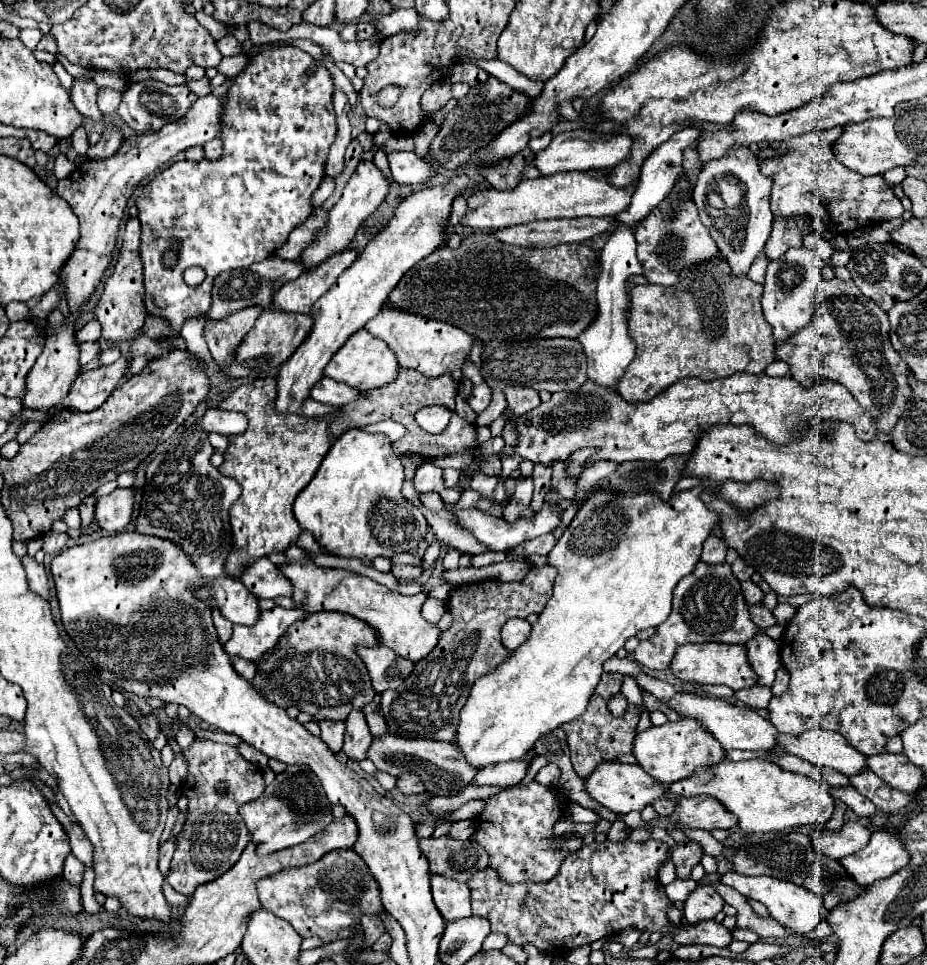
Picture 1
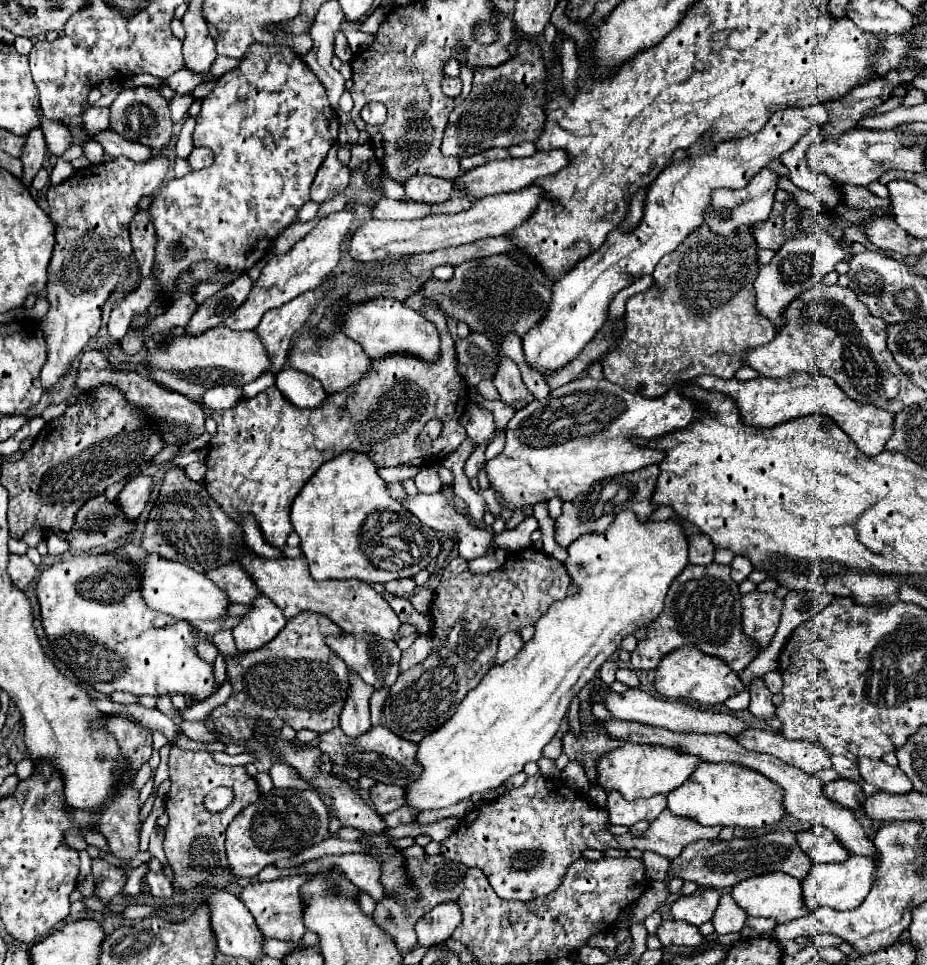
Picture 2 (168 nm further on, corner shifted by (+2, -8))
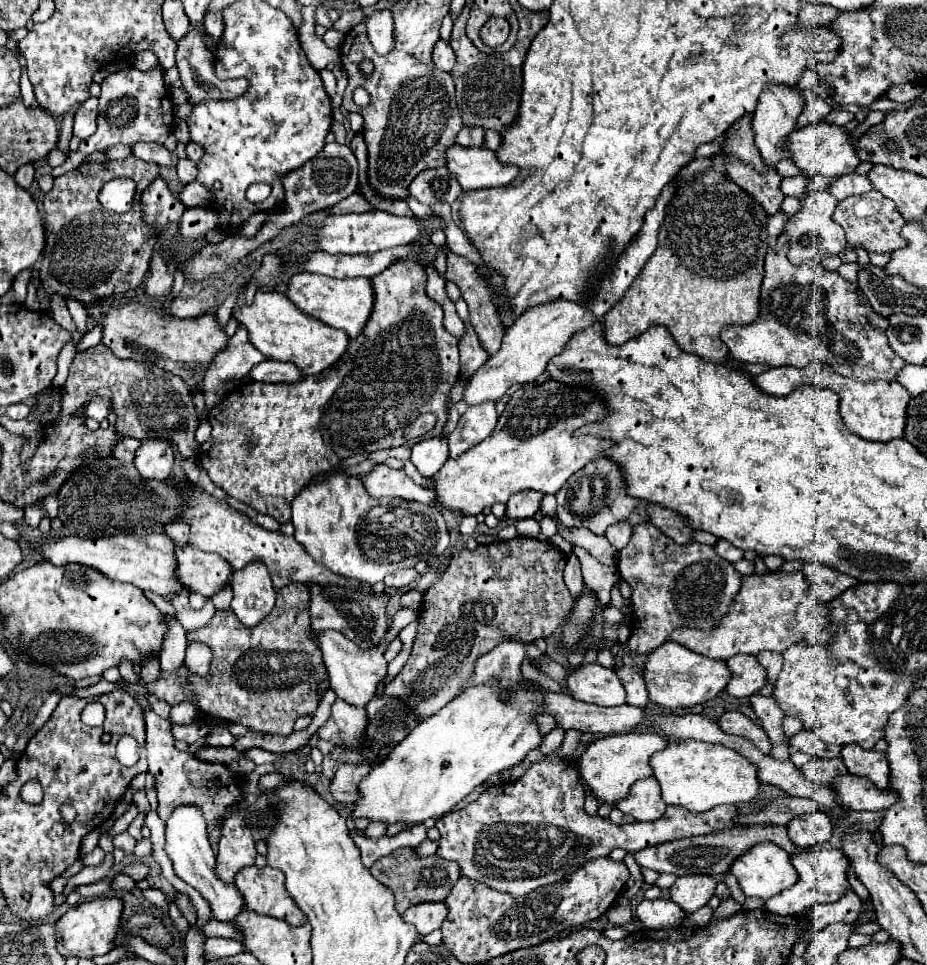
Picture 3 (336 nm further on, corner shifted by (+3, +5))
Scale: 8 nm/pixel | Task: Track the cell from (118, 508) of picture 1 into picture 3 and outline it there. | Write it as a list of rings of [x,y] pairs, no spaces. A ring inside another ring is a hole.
[[[144,440],[138,448],[134,466],[142,480],[166,480],[174,466],[174,452],[166,440]]]

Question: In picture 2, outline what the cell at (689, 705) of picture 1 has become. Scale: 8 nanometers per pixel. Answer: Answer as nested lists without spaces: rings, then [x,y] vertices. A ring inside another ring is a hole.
[[[605,689],[603,693],[603,705],[607,707],[607,711],[611,713],[613,719],[619,721],[641,721],[641,723],[649,723],[655,727],[667,727],[671,731],[695,731],[695,733],[727,733],[731,737],[735,737],[737,733],[741,733],[743,729],[747,729],[743,725],[741,719],[729,715],[729,713],[713,713],[713,711],[701,711],[701,709],[693,709],[681,701],[667,701],[667,699],[655,699],[653,695],[639,691],[639,689],[627,689],[625,693],[615,693],[611,689]]]

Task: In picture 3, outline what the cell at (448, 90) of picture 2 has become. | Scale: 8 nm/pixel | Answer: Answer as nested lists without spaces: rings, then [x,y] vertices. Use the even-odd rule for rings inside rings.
[[[440,40],[436,46],[434,46],[434,66],[444,70],[444,72],[450,72],[454,68],[454,50],[450,44],[446,44],[444,40]]]

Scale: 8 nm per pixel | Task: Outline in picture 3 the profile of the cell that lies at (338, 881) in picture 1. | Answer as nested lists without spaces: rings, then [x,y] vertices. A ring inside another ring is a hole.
[[[272,866],[242,868],[238,872],[238,890],[244,896],[246,910],[274,916],[292,926],[302,926],[306,922],[306,916],[284,886],[284,874]]]

